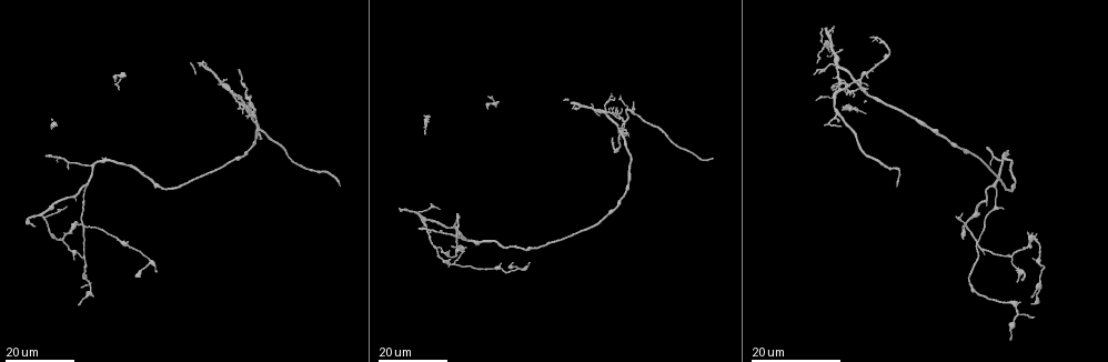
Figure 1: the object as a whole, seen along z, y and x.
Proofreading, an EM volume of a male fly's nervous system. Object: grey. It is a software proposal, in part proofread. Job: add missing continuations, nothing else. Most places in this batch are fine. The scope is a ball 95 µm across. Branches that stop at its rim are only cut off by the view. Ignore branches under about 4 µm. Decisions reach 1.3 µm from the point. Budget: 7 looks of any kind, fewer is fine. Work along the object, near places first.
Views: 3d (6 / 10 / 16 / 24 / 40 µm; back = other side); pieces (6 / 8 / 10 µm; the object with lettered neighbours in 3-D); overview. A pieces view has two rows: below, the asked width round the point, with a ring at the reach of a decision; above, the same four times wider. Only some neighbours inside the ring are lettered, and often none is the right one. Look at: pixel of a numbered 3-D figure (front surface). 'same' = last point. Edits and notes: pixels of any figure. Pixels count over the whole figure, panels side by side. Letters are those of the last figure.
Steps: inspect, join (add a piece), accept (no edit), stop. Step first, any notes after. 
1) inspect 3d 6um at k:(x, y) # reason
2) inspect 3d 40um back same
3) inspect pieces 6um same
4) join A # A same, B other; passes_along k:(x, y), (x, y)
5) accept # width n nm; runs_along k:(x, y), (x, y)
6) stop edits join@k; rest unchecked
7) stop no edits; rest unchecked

inspect 3d 16um at 1:(243, 114) # tapers out

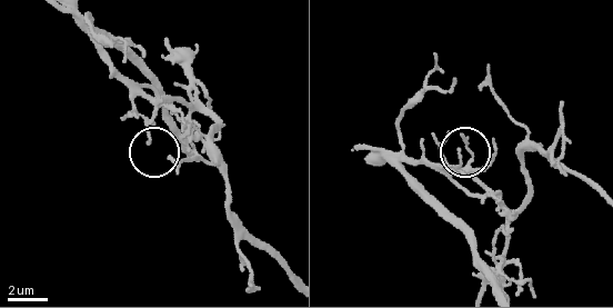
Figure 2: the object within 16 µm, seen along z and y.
inspect pieces 10um at 2:(148, 142)

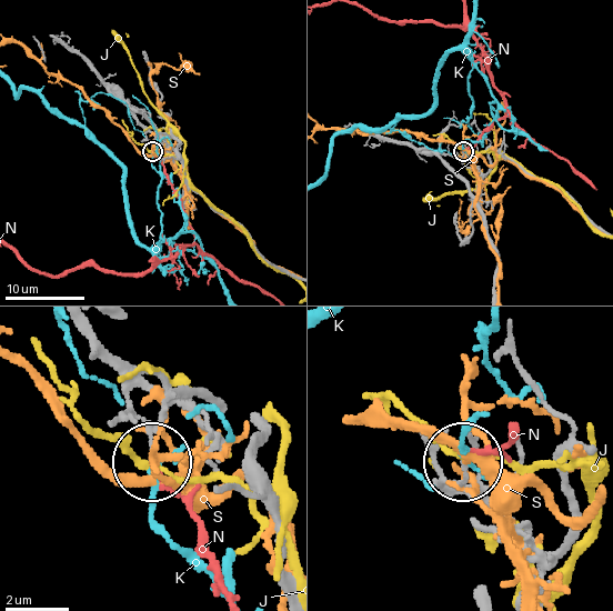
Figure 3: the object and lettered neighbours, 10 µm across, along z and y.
accept # J other, K other, N other, S other; no lettered piece goes on from it

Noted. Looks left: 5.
inspect 3d 24um at 1:(867, 91) # branch stops here

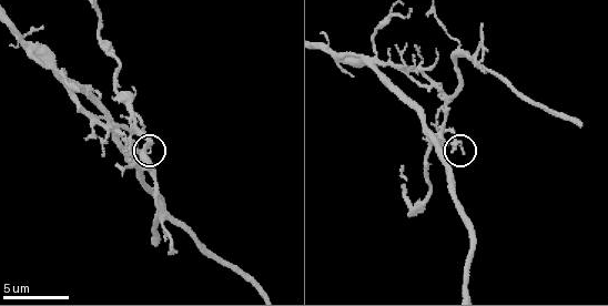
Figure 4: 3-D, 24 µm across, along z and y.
inspect pieces 10um at 4:(462, 151)

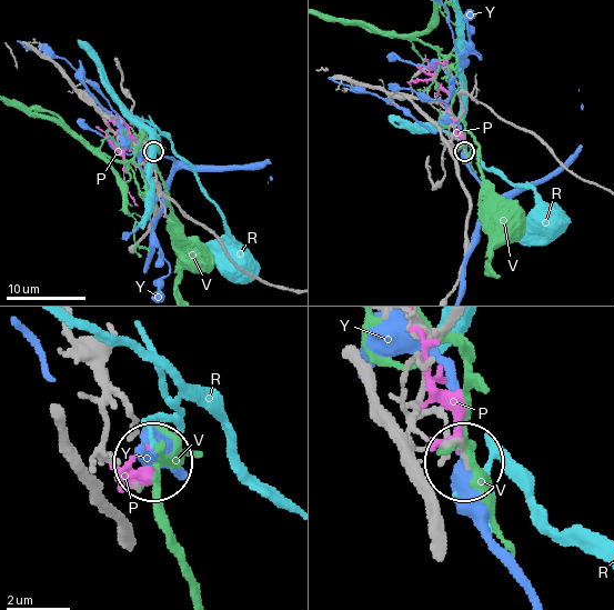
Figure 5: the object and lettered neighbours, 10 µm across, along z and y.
accept # P other, R other, V other, Y other; none of them fits

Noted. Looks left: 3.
inspect pieces 6um at 4:(122, 172) # tapers out

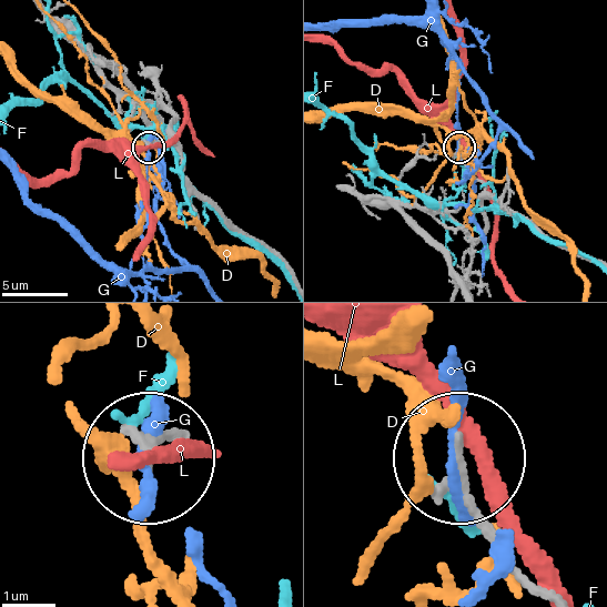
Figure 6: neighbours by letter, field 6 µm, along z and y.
accept # D other, F other, G other, L other; runs_along 6:(548, 594), (459, 465); no lettered piece goes on from it

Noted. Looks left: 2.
inspect pieces 10um at 4:(99, 99) # thin end

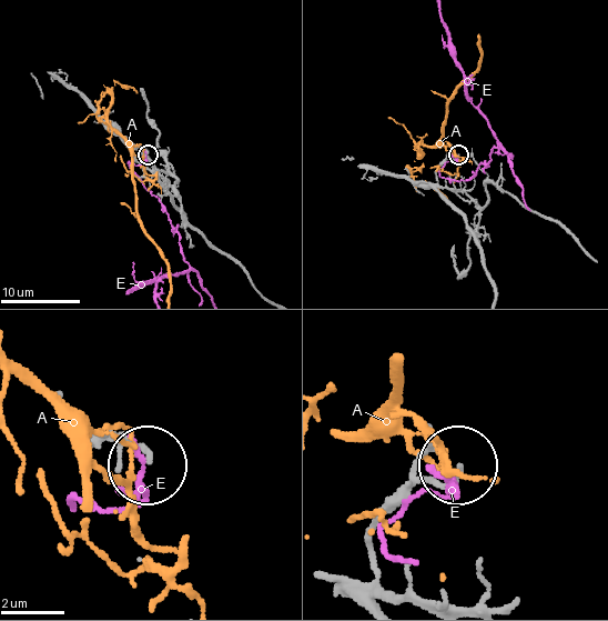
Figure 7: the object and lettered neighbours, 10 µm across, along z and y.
accept # A other, E other; no lettered piece goes on from it

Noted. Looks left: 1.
stop no edits; rest unchecked

